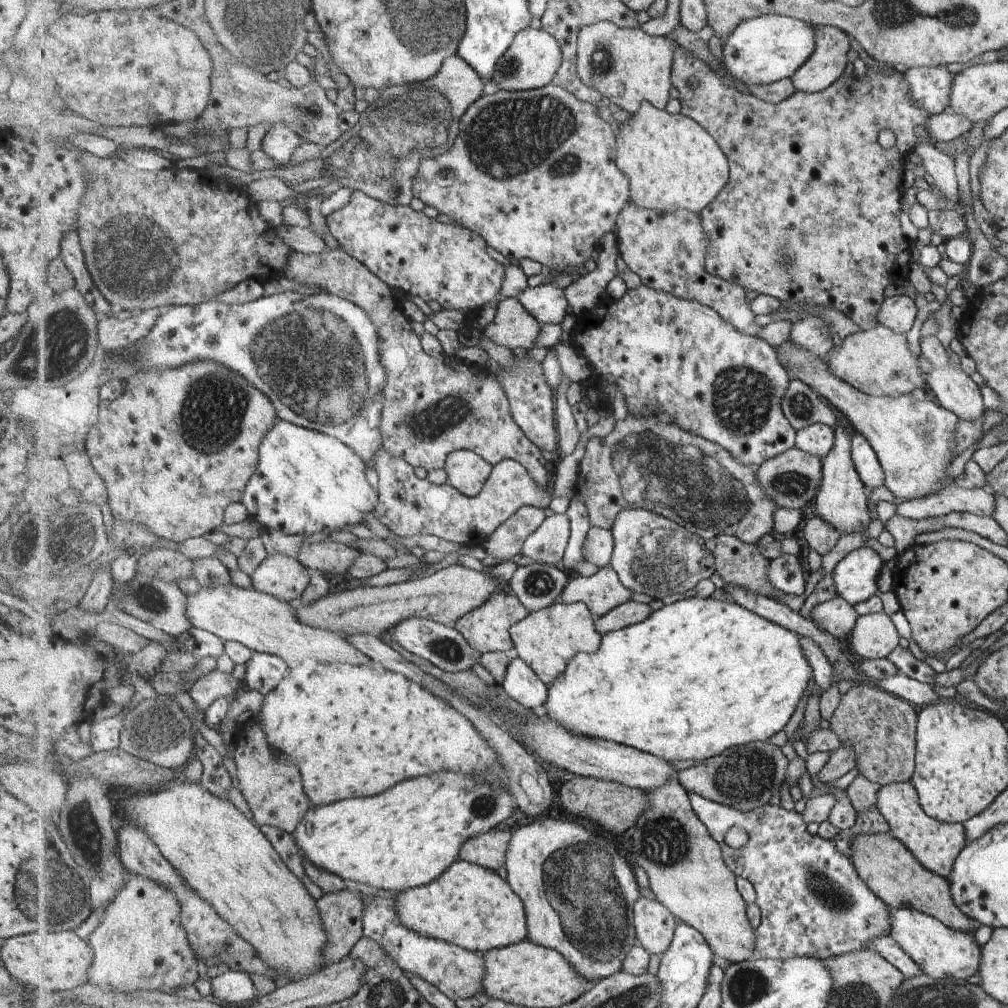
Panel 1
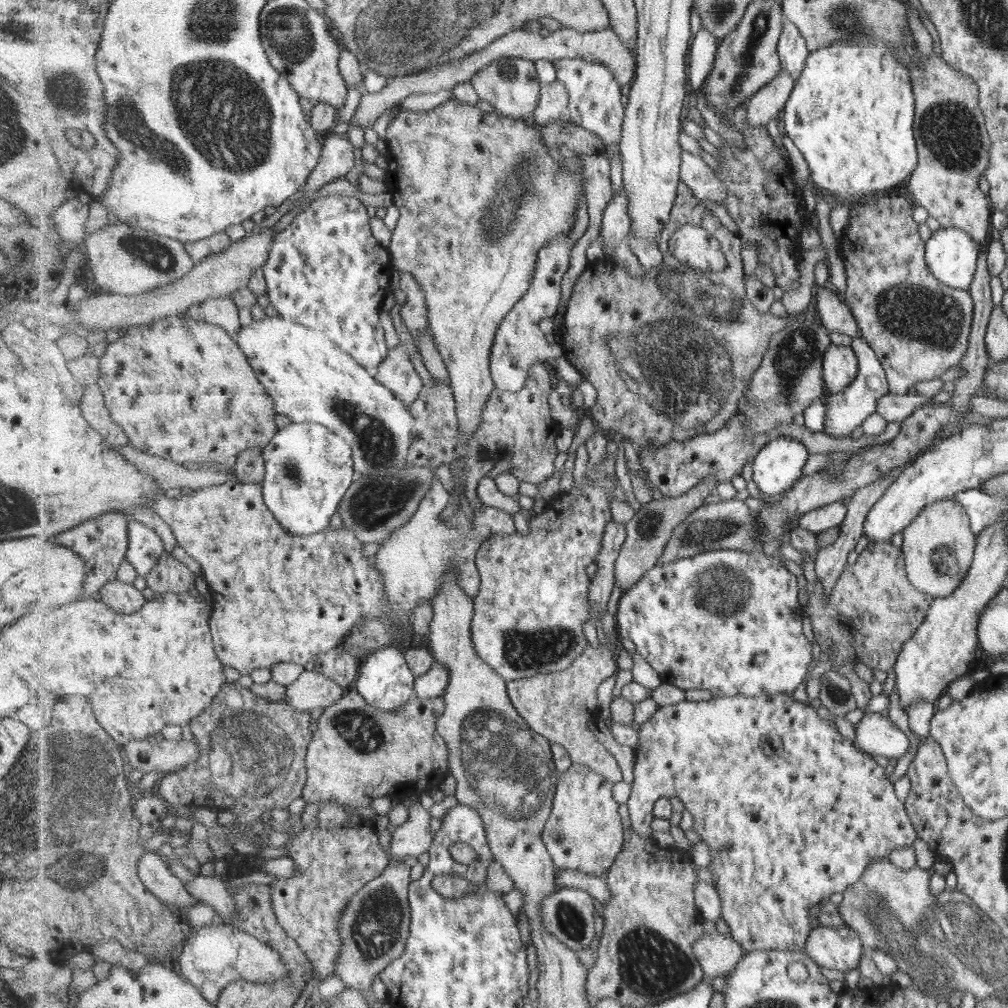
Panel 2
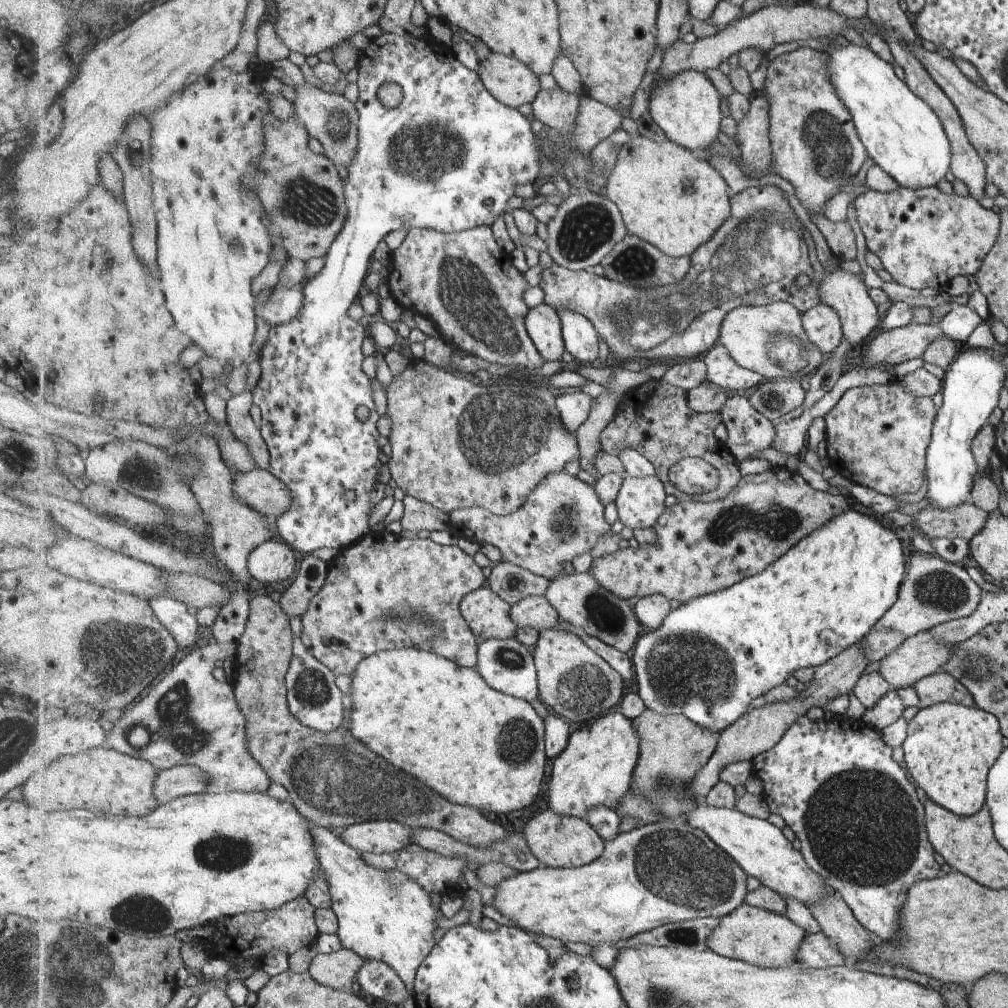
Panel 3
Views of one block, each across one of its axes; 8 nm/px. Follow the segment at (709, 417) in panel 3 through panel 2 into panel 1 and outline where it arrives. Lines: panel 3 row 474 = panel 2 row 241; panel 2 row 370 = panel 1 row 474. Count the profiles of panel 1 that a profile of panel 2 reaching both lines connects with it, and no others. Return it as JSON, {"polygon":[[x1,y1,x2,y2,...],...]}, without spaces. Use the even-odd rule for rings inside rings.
{"polygon":[[629,412,627,418,623,421,615,422,615,428,607,437,592,437,591,440,589,440,580,465,578,480,575,485,576,494,581,495,586,500,586,505,590,510,590,523,593,527,612,529,620,512,629,509,629,506,631,506,629,502,645,502,643,509,649,509,660,515,664,514,666,517,677,521,681,526,687,527,691,532,702,536,704,539,717,538,719,534,728,534,736,536,746,543,755,543,759,542,765,534,774,535,774,514,777,506,765,494,764,488,760,485,760,481,756,475,757,468,744,465,720,444,683,430,677,425,671,425,662,417,634,417]]}

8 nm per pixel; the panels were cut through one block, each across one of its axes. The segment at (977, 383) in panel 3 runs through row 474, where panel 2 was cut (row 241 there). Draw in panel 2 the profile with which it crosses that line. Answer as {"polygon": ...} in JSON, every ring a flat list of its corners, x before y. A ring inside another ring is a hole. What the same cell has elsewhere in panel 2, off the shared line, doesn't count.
{"polygon":[[940,227,930,234,924,242,924,261,928,270,945,286,967,290,976,270,979,245,966,231,956,228]]}

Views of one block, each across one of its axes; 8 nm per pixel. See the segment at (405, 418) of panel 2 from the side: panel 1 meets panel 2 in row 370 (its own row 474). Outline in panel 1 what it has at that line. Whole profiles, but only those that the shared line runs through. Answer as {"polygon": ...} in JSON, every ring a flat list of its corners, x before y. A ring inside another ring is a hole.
{"polygon":[[283,419,277,421,275,427,269,432,268,436,264,440,264,444,260,448,260,466,252,480,248,484,248,490,245,491,243,504,250,512,250,519,258,522,262,528,267,527,270,529,281,529,287,534,309,536,311,534,317,534,317,532,326,531,328,534,331,532,337,532,339,530,347,531,351,526,357,526,357,524,364,524,367,518,375,518,381,522,382,514,378,511,380,508,380,492,371,482,368,476,368,464,356,453,356,450,351,448,349,444,339,440,337,437,316,431,315,429,308,429,307,427,300,427,299,425,284,421]]}

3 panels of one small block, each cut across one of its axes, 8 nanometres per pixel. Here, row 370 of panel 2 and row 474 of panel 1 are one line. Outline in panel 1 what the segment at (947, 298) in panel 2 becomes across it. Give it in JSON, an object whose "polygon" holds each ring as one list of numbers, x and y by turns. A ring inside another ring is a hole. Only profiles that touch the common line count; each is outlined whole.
{"polygon":[[789,341,780,346,784,360,789,363,790,376,793,379,807,383,819,396,841,411,848,421,873,445,878,454,881,470,883,471,883,485,888,488,896,498,905,498,906,501,918,499,922,496,937,492,939,489,951,484,945,480,945,469,953,460,952,446,954,445,954,432,958,418,945,410,929,396,923,401,911,400,909,394,898,397,875,396,855,388,852,384,839,378,833,371,827,357,816,357,809,351,799,348]]}

